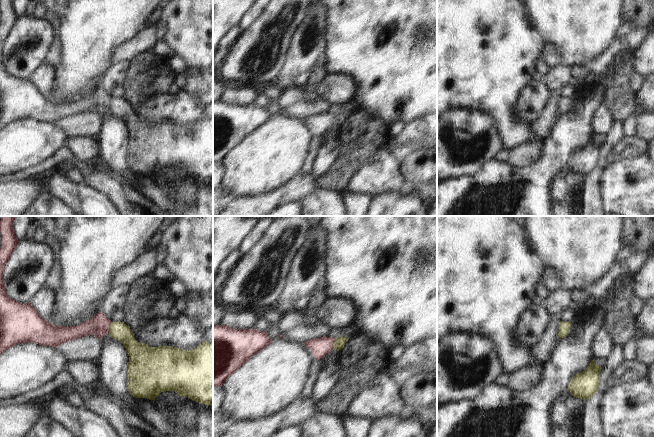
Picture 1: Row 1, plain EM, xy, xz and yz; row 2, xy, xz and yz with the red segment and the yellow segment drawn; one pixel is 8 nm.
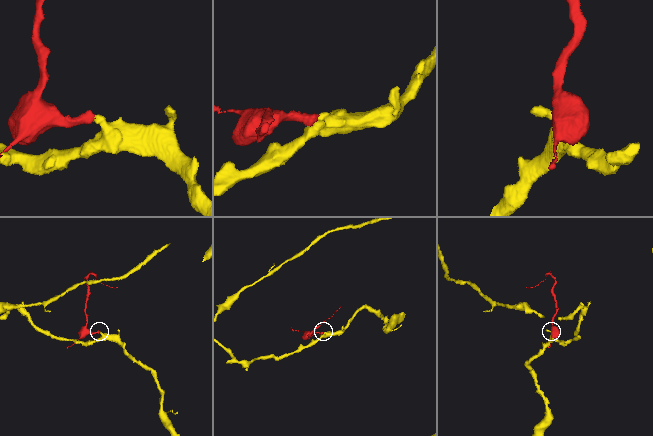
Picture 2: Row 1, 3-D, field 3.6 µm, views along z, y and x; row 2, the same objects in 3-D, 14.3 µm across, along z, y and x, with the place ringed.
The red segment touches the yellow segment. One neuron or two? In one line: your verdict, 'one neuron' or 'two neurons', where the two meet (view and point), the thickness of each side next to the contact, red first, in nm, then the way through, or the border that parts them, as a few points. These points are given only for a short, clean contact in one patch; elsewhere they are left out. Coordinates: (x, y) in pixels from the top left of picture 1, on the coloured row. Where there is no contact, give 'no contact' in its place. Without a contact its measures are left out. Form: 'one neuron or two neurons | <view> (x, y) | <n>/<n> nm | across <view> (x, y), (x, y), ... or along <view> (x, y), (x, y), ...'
one neuron | xy (109, 327) | 170/140 nm | across xy (99, 325), (109, 327), (119, 330)

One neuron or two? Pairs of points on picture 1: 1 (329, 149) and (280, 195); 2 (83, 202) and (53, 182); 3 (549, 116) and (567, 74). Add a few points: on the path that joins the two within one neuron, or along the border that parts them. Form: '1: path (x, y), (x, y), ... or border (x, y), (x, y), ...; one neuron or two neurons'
1: border (310, 173), (314, 180); two neurons
2: path (76, 195), (60, 185); one neuron
3: path (551, 106), (557, 84); one neuron

